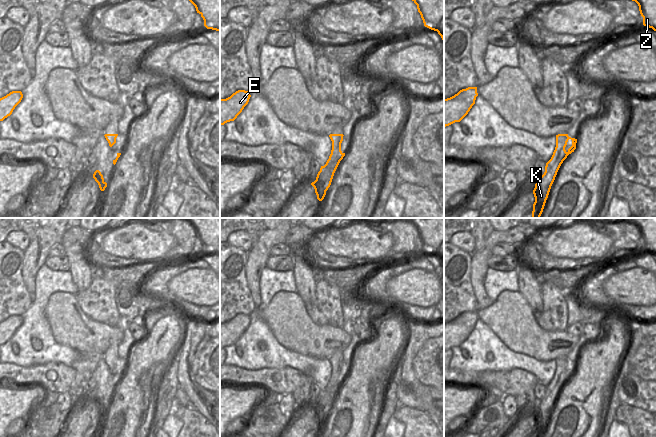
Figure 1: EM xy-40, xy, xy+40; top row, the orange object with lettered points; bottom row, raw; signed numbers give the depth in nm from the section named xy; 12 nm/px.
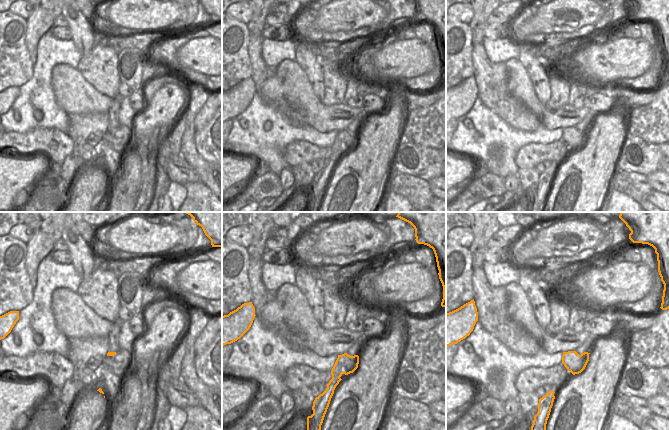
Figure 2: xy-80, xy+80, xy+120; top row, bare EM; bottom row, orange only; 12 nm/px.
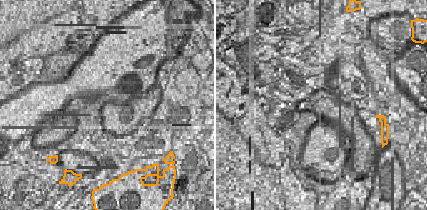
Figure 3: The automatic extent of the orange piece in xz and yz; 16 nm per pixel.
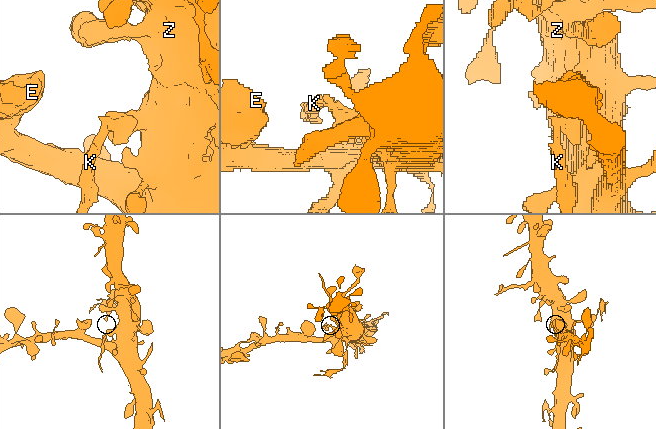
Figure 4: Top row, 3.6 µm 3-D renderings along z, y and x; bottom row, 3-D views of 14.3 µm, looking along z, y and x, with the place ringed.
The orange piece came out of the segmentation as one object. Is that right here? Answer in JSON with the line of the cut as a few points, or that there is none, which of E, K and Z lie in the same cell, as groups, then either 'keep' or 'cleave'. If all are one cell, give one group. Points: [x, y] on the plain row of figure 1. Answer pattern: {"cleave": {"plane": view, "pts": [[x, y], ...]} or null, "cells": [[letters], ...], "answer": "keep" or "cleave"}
{"cleave": {"plane": "xy", "pts": [[329, 382], [332, 385], [339, 386]]}, "cells": [["E", "Z"], ["K"]], "answer": "cleave"}

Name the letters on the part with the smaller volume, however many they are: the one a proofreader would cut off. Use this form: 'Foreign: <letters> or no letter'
Foreign: K

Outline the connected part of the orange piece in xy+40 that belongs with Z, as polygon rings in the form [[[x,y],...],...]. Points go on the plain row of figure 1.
[[[620,218],[620,223],[635,225],[643,241],[643,249],[656,255],[656,218]]]

